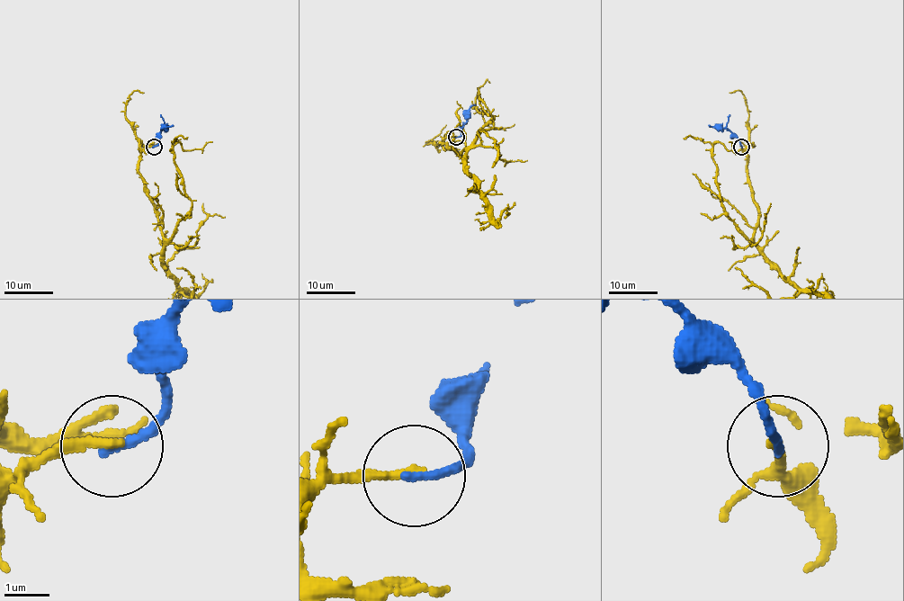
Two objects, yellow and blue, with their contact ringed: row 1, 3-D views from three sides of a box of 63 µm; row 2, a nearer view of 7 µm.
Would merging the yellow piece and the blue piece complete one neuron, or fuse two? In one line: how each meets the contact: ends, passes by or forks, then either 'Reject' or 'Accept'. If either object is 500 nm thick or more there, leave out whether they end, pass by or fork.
At the ring yellow ends. At the ring blue ends. Reject

